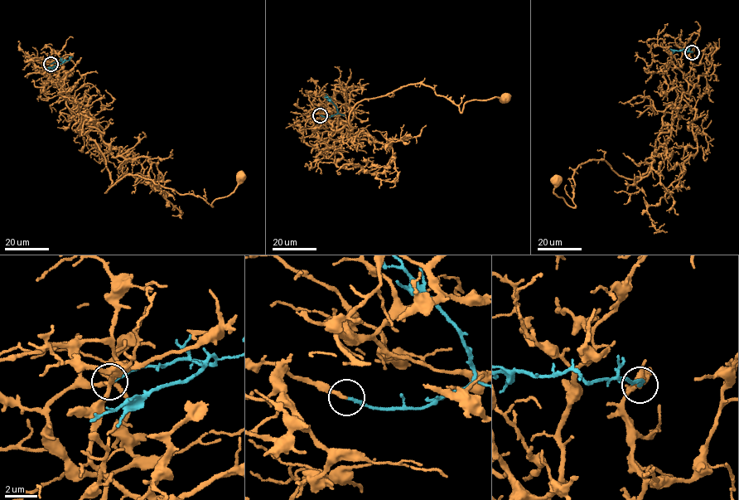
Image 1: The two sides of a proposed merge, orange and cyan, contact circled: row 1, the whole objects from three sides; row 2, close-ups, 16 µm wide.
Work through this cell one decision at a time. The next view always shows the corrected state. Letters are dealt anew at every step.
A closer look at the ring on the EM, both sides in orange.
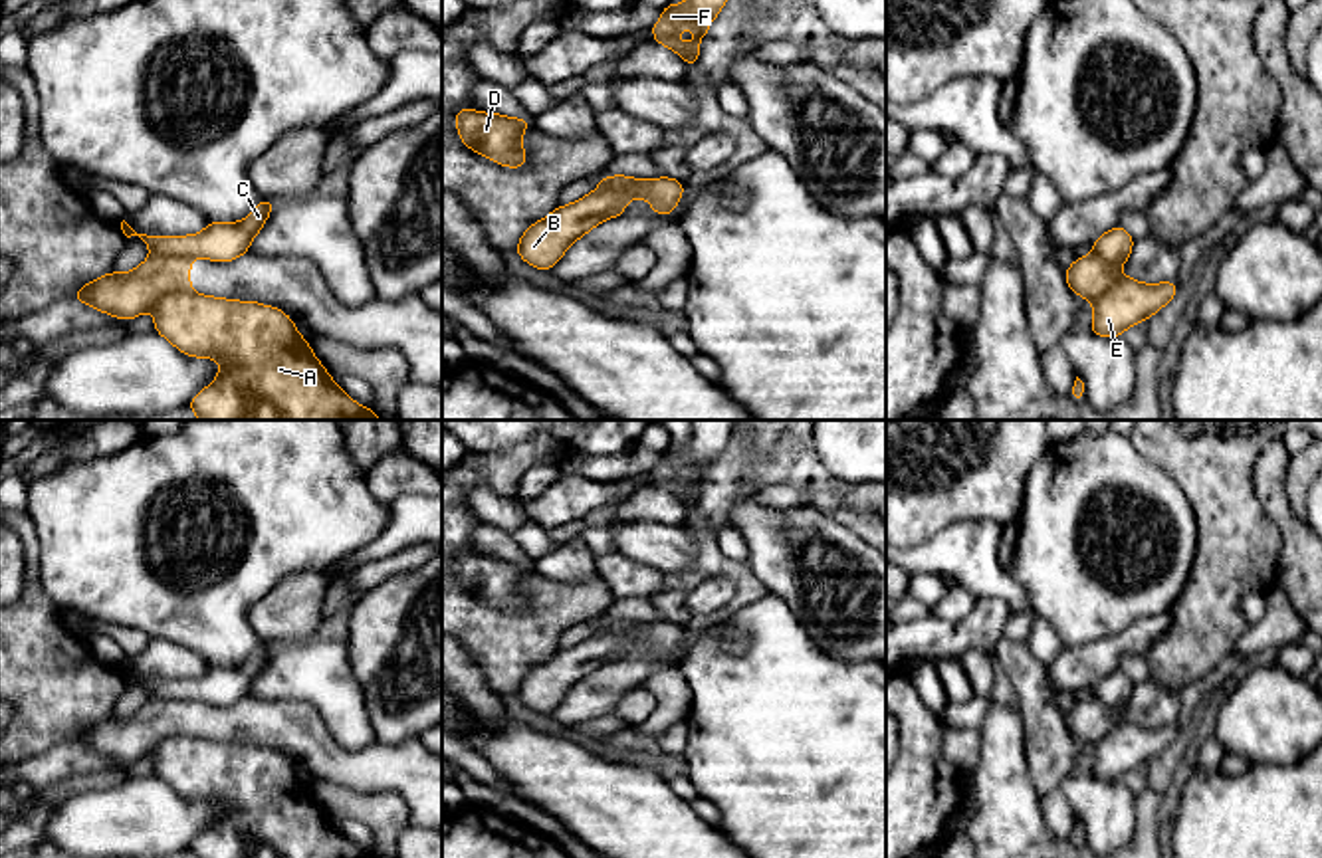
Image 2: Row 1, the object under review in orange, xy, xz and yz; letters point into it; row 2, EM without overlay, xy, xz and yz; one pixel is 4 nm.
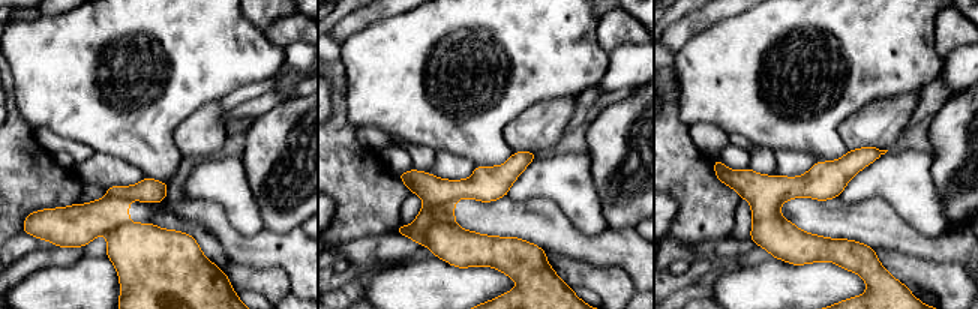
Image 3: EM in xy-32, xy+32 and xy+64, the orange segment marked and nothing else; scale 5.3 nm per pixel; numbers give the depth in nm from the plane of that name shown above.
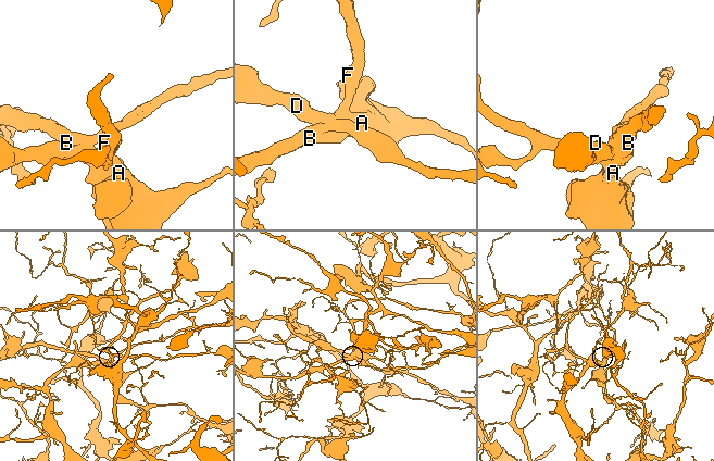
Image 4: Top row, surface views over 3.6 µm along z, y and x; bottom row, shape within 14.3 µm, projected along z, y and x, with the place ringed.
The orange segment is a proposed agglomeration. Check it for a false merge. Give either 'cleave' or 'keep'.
cleave

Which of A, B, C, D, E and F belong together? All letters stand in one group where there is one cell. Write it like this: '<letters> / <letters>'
A B C E F / D

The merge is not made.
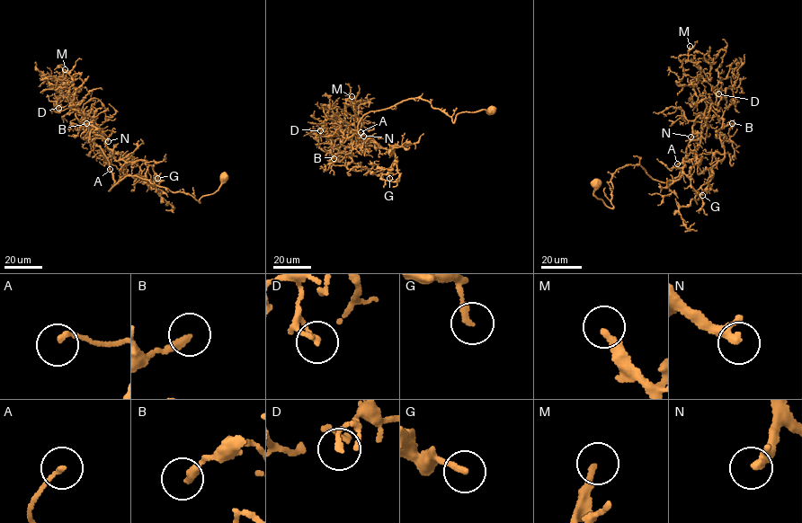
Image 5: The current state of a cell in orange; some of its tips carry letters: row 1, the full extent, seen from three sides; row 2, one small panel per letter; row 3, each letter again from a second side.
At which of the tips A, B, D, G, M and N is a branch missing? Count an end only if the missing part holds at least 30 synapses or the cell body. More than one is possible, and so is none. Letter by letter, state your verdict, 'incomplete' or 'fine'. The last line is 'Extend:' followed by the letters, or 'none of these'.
A: fine
B: fine
D: fine
G: fine
M: fine
N: incomplete
Extend: N

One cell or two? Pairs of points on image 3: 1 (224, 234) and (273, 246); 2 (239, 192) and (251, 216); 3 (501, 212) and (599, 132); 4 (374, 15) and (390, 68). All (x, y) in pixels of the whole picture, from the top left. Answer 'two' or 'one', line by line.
1: one
2: one
3: two
4: two

